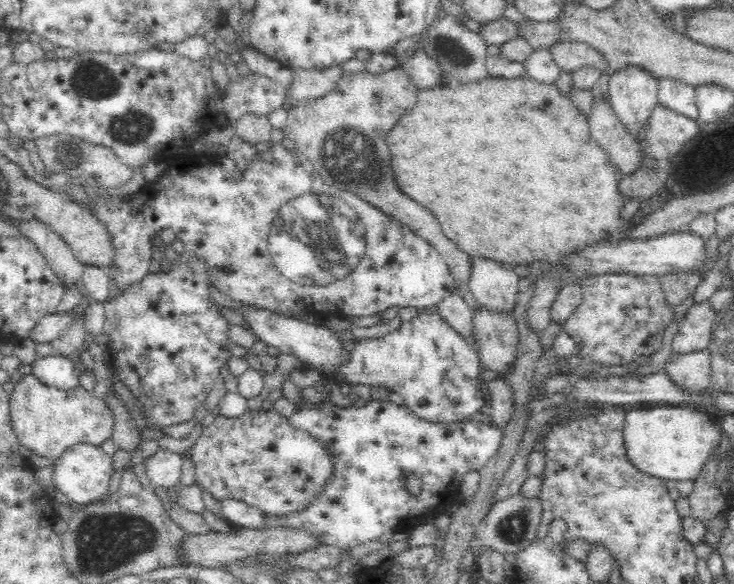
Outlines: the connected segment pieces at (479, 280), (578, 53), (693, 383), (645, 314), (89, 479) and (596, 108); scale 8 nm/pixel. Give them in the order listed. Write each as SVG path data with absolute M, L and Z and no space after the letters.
M489 259L471 262L469 287L480 305L498 312L512 312L521 278L505 264Z
M558 41L549 46L548 51L561 72L573 73L581 66L590 65L598 67L601 73L608 73L608 76L612 74L604 57L586 44Z
M709 349L700 352L676 353L671 351L670 358L664 363L663 371L680 390L691 394L704 394L711 379L711 354Z
M604 273L586 276L579 284L583 290L583 301L567 320L565 330L576 342L580 357L602 366L612 366L628 364L638 356L655 356L663 343L666 328L674 320L673 308L665 303L658 277Z
M76 444L55 461L52 472L52 486L76 504L97 502L109 493L113 458L106 455L99 446Z
M604 95L594 97L589 116L590 134L612 163L618 167L620 175L634 172L642 160L642 152L634 135L626 129L614 108Z

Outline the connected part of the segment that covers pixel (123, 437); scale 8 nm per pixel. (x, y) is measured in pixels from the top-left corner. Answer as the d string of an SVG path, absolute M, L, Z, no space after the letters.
M116 392L112 394L109 398L109 404L111 404L113 412L115 412L113 414L115 424L110 438L120 450L138 450L138 446L140 446L143 440L140 434L135 431L135 426L133 426L130 417L127 415L126 405L124 405L122 399Z

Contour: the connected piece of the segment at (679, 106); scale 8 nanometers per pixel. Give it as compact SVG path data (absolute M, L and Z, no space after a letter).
M670 78L658 79L658 99L663 106L700 123L695 87L688 86L684 82L676 82Z

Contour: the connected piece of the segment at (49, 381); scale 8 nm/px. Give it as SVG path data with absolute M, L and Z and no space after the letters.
M50 354L43 358L37 357L31 365L32 373L46 386L54 386L60 390L76 390L80 387L82 372L71 359Z

